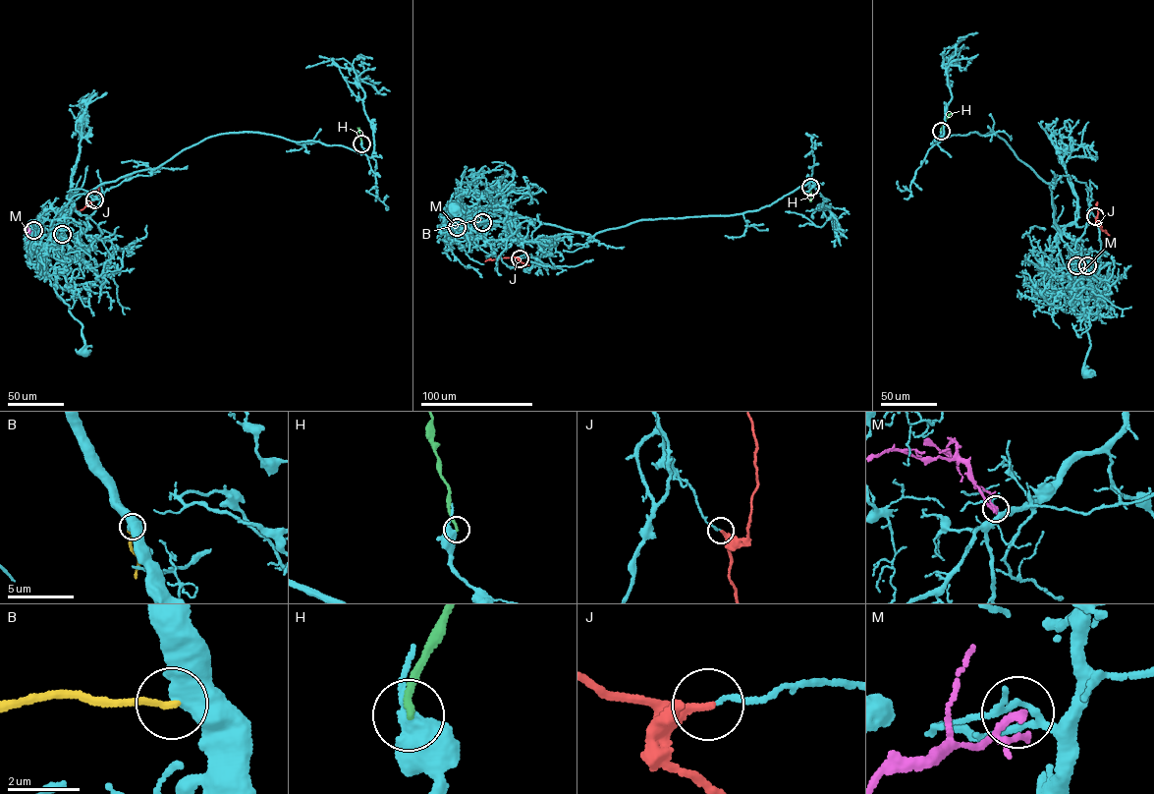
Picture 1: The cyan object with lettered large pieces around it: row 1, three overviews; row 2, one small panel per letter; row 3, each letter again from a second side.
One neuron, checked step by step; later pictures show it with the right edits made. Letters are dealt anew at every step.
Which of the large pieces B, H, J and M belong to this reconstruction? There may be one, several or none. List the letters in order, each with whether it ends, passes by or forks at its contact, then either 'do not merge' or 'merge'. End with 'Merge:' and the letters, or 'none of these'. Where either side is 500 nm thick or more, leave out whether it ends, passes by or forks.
B: do not merge
H: it ends there; do not merge
J: it ends there; do not merge
M: it ends there; do not merge
Merge: none of these

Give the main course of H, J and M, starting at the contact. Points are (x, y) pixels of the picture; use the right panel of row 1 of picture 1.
H: (941, 131), (952, 113)
J: (1095, 216), (1100, 229), (1109, 235)
M: (1087, 265), (1084, 269), (1089, 279)

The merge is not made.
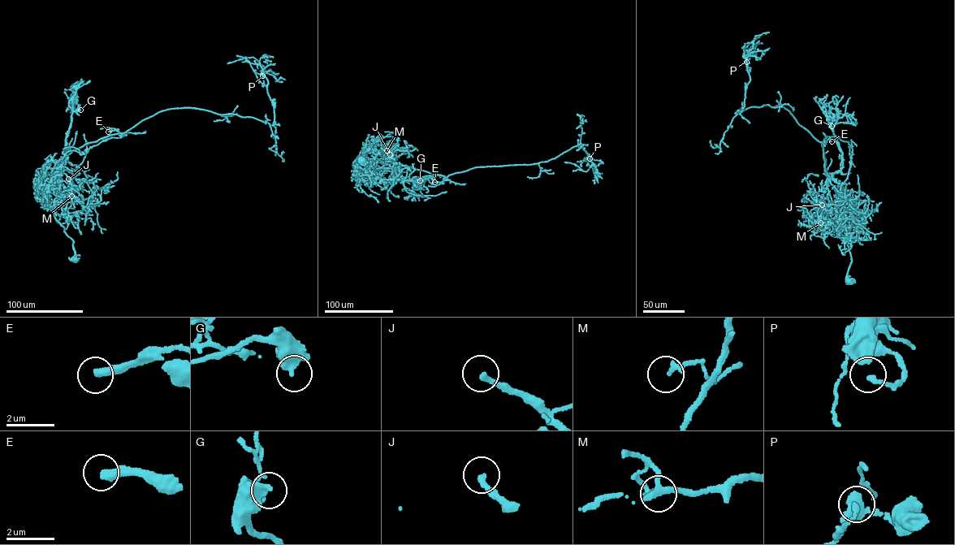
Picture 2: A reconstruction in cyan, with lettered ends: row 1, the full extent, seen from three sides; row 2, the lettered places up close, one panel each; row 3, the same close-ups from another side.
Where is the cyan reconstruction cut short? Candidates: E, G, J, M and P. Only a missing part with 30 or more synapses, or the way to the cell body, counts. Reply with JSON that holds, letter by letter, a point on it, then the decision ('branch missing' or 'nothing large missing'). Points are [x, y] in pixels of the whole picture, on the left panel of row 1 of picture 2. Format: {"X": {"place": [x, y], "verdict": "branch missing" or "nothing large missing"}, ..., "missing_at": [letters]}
{"E": {"place": [108, 131], "verdict": "branch missing"}, "G": {"place": [80, 110], "verdict": "nothing large missing"}, "J": {"place": [68, 179], "verdict": "branch missing"}, "M": {"place": [71, 196], "verdict": "nothing large missing"}, "P": {"place": [262, 75], "verdict": "nothing large missing"}, "missing_at": ["E", "J"]}

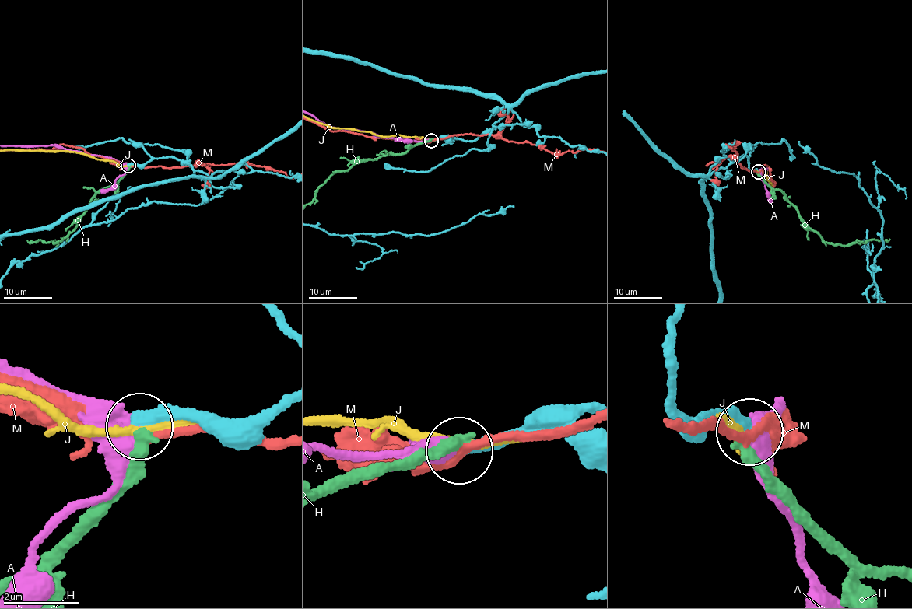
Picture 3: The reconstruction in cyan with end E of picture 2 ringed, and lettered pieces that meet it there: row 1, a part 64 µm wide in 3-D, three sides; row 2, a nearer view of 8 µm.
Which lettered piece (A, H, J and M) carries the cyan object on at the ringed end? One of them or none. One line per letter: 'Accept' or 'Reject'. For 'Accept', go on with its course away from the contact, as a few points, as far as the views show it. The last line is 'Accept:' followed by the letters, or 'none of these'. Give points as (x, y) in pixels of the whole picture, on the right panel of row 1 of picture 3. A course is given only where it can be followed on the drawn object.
A: Accept
H: Reject
J: Reject
M: Reject
Accept: A

